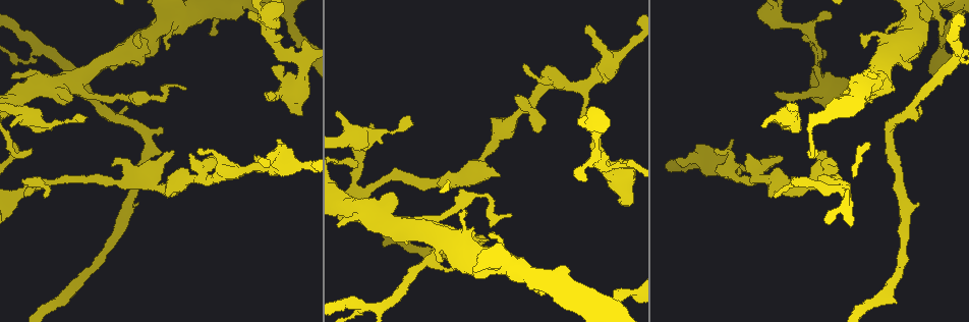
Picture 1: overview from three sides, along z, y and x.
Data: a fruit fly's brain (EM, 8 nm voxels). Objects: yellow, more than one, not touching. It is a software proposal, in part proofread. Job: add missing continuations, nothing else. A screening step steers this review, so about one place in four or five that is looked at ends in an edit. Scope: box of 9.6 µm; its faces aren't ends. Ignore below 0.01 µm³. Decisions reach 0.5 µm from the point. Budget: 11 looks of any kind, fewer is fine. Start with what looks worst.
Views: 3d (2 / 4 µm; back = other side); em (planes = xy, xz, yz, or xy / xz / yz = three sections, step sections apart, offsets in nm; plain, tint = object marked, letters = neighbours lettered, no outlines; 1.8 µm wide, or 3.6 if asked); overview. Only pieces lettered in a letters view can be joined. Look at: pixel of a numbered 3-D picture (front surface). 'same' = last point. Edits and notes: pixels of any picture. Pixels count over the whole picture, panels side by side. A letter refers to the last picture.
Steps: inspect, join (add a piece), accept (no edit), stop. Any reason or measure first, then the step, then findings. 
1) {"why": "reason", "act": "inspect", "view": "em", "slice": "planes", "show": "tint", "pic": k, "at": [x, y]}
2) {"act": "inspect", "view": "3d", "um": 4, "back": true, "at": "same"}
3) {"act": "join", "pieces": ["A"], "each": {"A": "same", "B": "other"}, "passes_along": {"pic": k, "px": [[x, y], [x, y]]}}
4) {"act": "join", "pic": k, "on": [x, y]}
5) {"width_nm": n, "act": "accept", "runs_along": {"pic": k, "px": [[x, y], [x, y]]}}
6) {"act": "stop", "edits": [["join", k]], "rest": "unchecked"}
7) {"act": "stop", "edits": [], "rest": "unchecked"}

{"why": "free end", "act": "inspect", "view": "em", "slice": "xz", "step": 8, "show": "letters", "pic": 1, "at": [585, 29]}

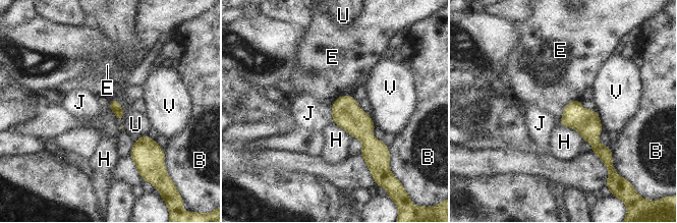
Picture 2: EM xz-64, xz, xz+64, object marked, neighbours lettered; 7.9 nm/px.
{"longest_contact_nm": ["E", 240], "act": "accept", "each": {"B": "other", "E": "other", "H": "other", "J": "other", "U": "other", "V": "other"}, "border": {"pic": 2, "px": [[330, 107], [332, 119]]}, "found": "no lettered piece goes on from it"}

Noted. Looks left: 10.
{"why": "an open end", "act": "inspect", "view": "3d", "um": 2, "pic": 1, "at": [273, 95]}

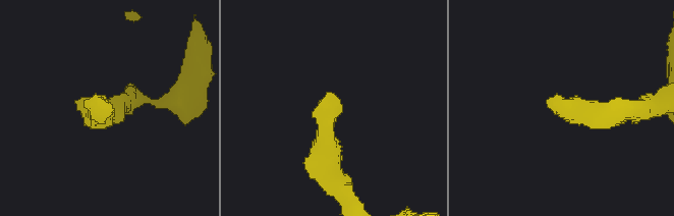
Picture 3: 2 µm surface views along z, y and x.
{"why": "need the tissue", "act": "inspect", "view": "em", "slice": "xy", "step": 4, "show": "tint", "pic": 3, "at": [108, 110]}

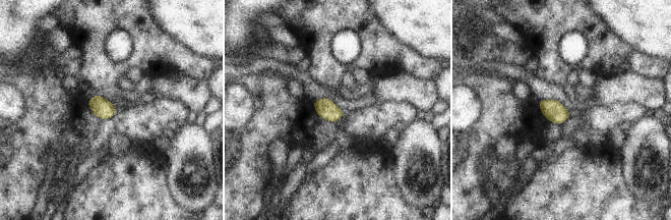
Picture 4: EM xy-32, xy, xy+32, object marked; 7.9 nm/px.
{"act": "inspect", "view": "em", "slice": "planes", "show": "letters", "at": "same"}

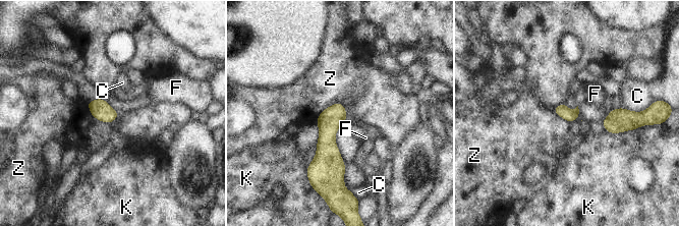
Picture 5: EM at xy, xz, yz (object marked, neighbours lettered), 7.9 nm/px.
{"longest_contact_nm": ["K", 260], "act": "accept", "each": {"C": "other", "F": "other", "K": "other", "Z": "other"}, "border": {"pic": 5, "px": [[318, 115], [340, 103], [347, 117]]}, "found": "none of them fits"}

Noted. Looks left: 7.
{"why": "an open end", "act": "inspect", "view": "3d", "um": 2, "pic": 1, "at": [44, 196]}

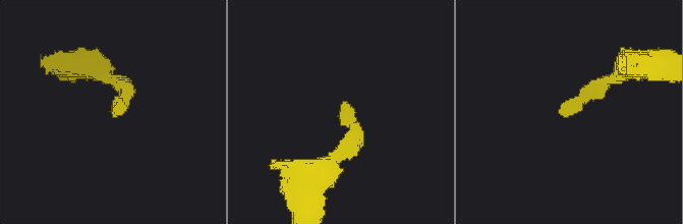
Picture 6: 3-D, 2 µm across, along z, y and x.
{"why": "now the EM", "act": "inspect", "view": "em", "slice": "planes", "show": "letters", "pic": 6, "at": [113, 116]}

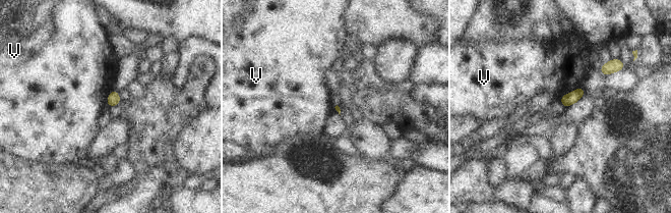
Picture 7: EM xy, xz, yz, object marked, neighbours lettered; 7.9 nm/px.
{"act": "accept", "each": {"V": "other"}, "border": {"pic": 7, "px": [[582, 87], [564, 94], [562, 106]]}, "found": "no lettered piece goes on from it"}

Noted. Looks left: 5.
{"why": "branch stops here", "act": "inspect", "view": "3d", "um": 4, "pic": 1, "at": [451, 268]}

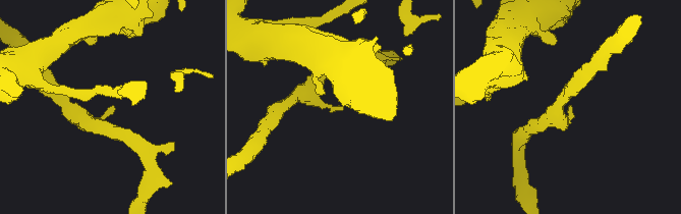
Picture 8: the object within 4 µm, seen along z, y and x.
{"why": "need the tissue", "act": "inspect", "view": "em", "slice": "planes", "show": "letters", "pic": 8, "at": [113, 106]}

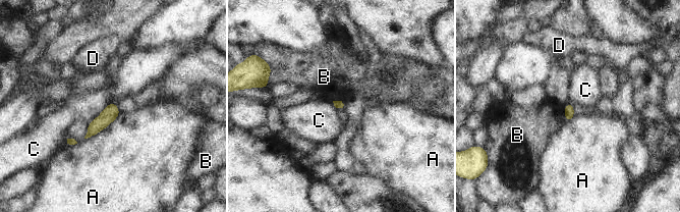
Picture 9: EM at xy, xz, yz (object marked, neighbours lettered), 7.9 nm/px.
{"act": "accept", "each": {"A": "other", "B": "other", "C": "other", "D": "other"}, "border": {"pic": 9, "px": [[110, 102], [89, 124]]}, "found": "no lettered piece goes on from it"}

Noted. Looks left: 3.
{"act": "stop", "edits": [], "rest": "unchecked"}

